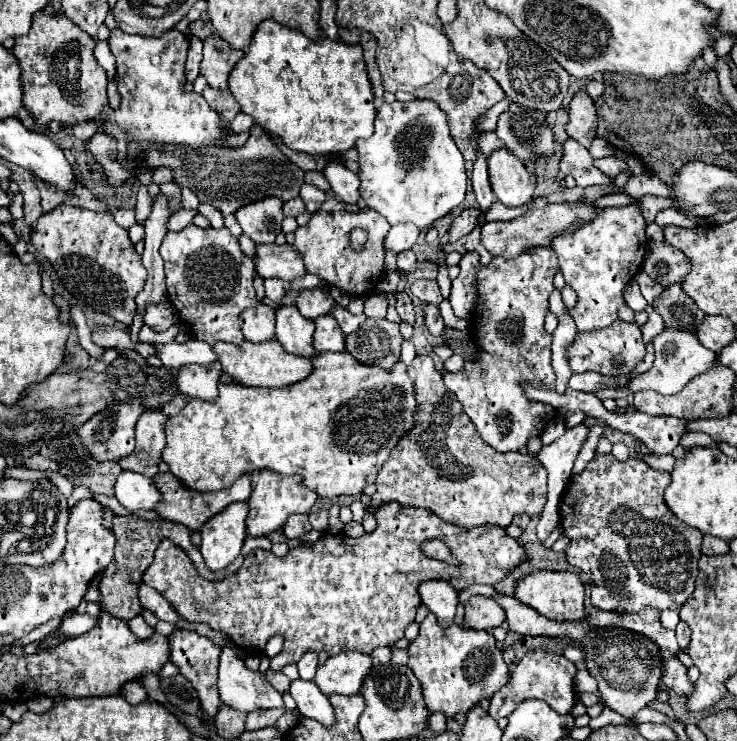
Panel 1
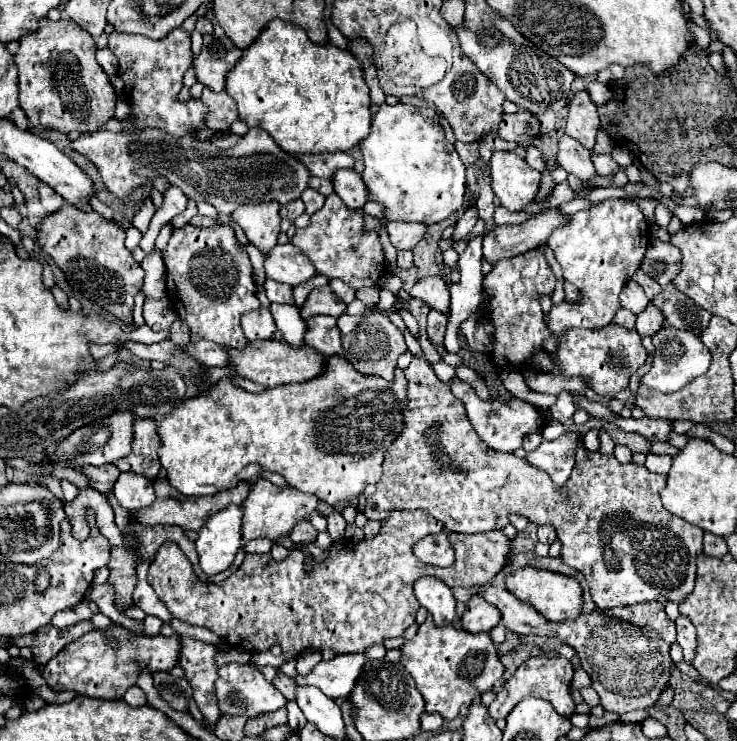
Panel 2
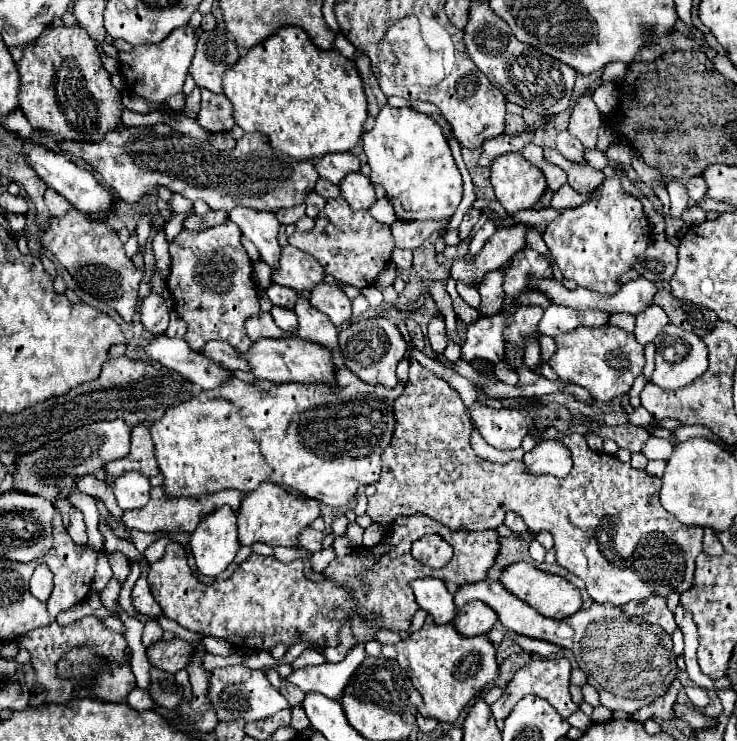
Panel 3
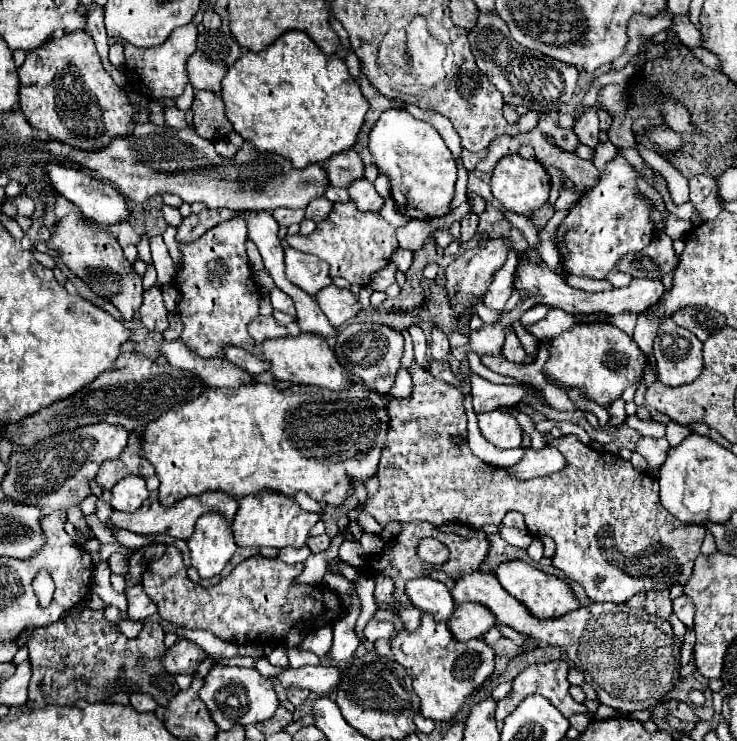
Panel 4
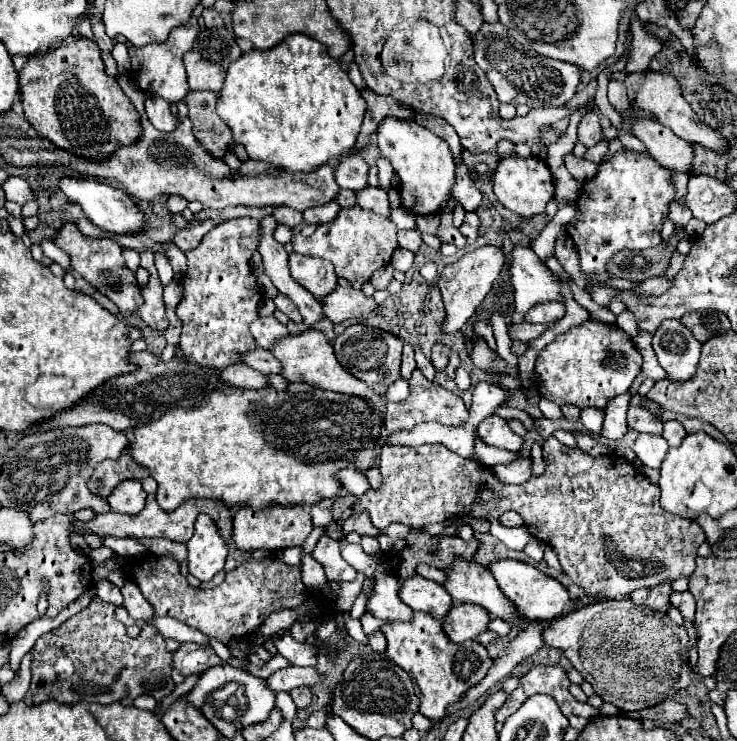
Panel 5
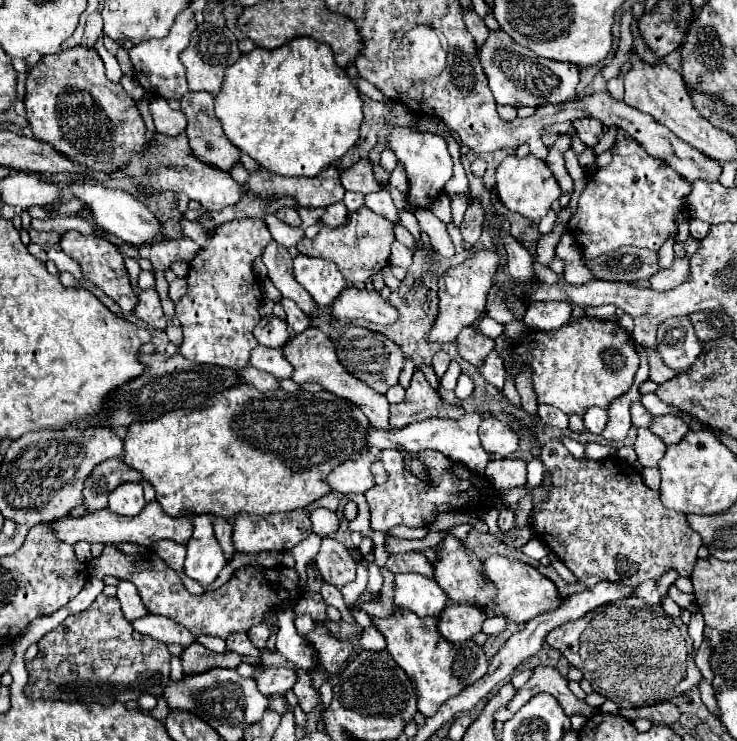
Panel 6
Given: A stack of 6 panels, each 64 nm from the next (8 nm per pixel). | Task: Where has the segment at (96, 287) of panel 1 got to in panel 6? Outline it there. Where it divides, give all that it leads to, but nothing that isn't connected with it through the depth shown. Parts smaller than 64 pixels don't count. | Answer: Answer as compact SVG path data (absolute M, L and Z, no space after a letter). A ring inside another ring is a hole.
M68 230L62 234L58 246L70 256L74 258L80 268L82 268L82 274L86 280L94 282L106 296L110 296L124 312L124 316L128 316L136 304L138 304L138 296L130 284L130 278L128 278L128 272L126 272L126 266L124 266L124 256L120 254L120 250L110 244L108 240L102 240L102 238L96 238L96 236L82 236L80 232L76 230Z

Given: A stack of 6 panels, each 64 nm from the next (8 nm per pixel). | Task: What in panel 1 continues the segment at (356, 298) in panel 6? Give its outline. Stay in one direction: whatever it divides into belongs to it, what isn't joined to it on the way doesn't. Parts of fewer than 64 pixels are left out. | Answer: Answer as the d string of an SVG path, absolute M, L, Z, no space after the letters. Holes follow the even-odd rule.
M312 288L312 290L302 290L296 298L296 308L300 310L300 314L304 318L318 318L322 314L328 314L330 308L334 306L334 298L324 294L320 288Z

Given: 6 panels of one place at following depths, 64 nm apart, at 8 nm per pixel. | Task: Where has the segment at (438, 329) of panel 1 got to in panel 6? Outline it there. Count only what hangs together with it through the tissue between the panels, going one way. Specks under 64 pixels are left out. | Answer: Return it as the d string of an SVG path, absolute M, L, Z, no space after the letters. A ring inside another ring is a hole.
M436 352L436 354L434 354L432 366L434 366L434 372L436 372L436 376L438 376L438 378L442 378L442 376L444 376L444 372L446 372L448 364L450 364L450 356L448 356L446 352Z

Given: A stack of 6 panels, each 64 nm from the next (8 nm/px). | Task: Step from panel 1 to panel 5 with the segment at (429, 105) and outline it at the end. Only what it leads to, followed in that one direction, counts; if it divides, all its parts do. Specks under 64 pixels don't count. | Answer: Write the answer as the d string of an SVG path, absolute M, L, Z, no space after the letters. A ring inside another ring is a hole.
M386 116L378 124L376 140L380 156L392 164L394 174L400 180L398 194L402 208L414 216L438 214L440 208L450 200L456 184L456 166L448 144L416 120L398 120L394 116Z

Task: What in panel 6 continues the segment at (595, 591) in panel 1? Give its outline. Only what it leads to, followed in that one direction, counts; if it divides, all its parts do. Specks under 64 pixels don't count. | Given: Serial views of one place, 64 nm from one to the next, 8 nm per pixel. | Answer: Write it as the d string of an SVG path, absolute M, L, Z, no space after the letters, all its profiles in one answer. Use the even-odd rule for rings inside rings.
M414 372L412 382L406 390L406 398L400 404L390 406L390 426L404 428L408 424L426 420L426 418L462 418L466 416L460 404L448 404L438 390L434 390L424 374ZM550 440L542 446L542 458L550 472L550 488L542 484L532 488L532 532L542 538L544 544L566 564L576 576L578 584L592 590L598 582L608 580L614 584L638 586L648 580L662 578L668 570L676 570L678 576L690 576L696 564L696 552L702 546L702 538L686 522L686 516L668 510L660 502L660 492L646 488L640 472L618 458L604 460L578 460L560 440ZM384 450L382 464L388 472L388 480L382 486L374 486L364 494L366 502L370 506L370 514L372 514L372 530L386 532L388 528L398 526L398 524L404 524L410 528L424 526L424 524L436 520L436 516L438 516L436 508L442 504L446 504L454 510L464 508L464 510L472 510L472 512L480 514L480 512L494 508L492 504L500 500L508 508L516 510L520 496L528 494L528 486L510 488L510 490L496 490L488 478L472 472L466 464L448 458L438 450L422 450L416 454L412 452L410 456L418 458L426 466L428 480L422 480L416 474L412 474L410 470L406 470L406 460L400 450Z

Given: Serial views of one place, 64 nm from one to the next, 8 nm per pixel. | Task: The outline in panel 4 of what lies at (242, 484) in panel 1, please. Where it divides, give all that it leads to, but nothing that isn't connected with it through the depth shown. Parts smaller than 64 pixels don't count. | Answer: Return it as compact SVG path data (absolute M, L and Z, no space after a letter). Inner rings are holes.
M154 490L154 492L150 492L150 496L146 498L146 504L142 508L138 508L136 512L132 512L128 516L126 516L126 512L114 510L110 522L114 526L118 526L118 528L124 528L124 530L130 530L130 532L136 532L136 534L160 534L160 532L166 532L172 538L188 540L192 536L192 532L194 532L194 522L204 512L222 512L228 520L232 520L236 510L238 510L238 500L234 496L226 496L226 492L206 492L202 496L188 496L186 500L178 500L172 506L164 506L164 504L160 504L158 492Z

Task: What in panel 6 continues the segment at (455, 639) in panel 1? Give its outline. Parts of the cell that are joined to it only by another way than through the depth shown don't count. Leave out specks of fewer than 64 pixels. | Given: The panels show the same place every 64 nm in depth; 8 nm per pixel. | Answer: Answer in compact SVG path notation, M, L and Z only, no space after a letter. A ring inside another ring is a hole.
M402 612L388 620L374 618L374 626L384 634L388 646L386 650L394 658L394 662L414 680L418 694L418 710L430 718L438 712L438 708L452 696L458 696L464 688L486 676L488 658L484 650L474 642L466 640L462 644L452 644L438 632L438 618L420 618L414 612Z

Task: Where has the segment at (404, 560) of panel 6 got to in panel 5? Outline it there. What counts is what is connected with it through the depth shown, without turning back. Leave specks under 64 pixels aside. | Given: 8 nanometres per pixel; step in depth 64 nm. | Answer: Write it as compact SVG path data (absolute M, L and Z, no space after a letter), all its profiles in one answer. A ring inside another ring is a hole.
M424 564L424 566L418 566L416 572L418 572L420 576L424 576L424 578L430 578L430 580L440 582L440 584L446 582L446 572L444 572L444 570L438 570L438 568L434 568L434 566Z

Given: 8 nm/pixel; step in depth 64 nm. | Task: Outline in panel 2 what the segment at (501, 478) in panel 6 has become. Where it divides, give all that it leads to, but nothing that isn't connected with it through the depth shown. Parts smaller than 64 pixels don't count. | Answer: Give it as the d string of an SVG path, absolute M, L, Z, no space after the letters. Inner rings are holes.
M566 432L558 440L542 442L538 450L528 452L526 458L530 458L530 464L534 464L536 468L548 472L556 488L562 488L576 464L576 448L580 438L582 436L578 432Z

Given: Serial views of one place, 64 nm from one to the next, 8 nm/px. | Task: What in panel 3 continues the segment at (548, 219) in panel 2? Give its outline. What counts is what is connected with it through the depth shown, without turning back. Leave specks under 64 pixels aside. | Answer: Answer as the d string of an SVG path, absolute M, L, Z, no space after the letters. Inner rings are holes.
M518 224L518 226L510 226L510 228L498 228L490 240L484 244L484 248L480 250L478 256L474 256L472 264L464 262L464 258L456 258L450 274L452 278L460 278L466 282L472 282L476 278L484 278L490 270L500 268L502 264L506 264L506 260L510 260L510 256L514 256L518 250L526 248L526 234L528 230L536 230L534 226L528 224Z

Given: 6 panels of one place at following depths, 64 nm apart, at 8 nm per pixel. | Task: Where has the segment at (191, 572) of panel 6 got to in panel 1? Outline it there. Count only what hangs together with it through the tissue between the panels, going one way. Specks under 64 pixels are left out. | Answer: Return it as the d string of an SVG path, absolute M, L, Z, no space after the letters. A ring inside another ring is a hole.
M234 502L218 516L212 516L200 530L200 552L212 570L222 570L236 560L246 540L246 518L250 512L248 502Z

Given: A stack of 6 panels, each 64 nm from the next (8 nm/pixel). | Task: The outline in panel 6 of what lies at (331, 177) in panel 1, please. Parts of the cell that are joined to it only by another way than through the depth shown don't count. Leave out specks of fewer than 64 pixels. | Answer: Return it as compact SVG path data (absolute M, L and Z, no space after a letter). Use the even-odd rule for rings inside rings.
M382 188L380 192L370 192L364 196L364 206L370 208L372 212L380 214L380 216L386 216L388 220L398 220L398 210L394 208L392 204L392 198L390 198L390 192L386 188Z

